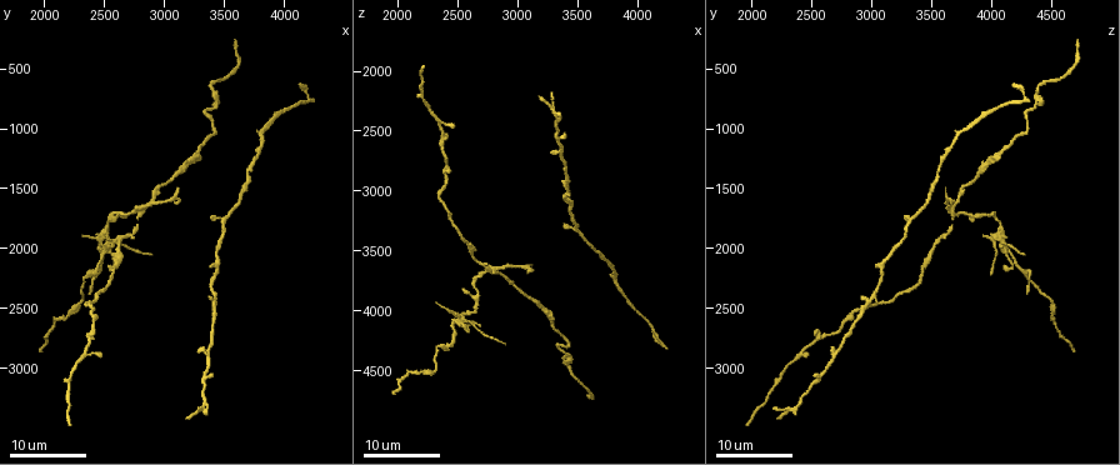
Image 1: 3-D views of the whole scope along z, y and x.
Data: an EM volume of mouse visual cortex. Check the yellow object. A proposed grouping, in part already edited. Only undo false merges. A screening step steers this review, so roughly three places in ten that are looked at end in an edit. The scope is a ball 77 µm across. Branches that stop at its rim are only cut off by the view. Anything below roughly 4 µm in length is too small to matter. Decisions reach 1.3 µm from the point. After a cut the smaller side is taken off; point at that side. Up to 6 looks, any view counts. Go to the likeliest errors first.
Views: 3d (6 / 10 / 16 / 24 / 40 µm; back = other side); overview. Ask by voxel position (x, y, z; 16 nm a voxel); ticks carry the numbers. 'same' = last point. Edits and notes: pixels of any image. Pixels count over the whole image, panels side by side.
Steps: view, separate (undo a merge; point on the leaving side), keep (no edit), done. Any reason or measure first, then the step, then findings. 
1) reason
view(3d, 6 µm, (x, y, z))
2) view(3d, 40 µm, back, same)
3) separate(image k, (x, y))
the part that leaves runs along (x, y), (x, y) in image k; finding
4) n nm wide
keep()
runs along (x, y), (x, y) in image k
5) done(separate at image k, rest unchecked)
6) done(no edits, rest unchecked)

calibre changes
view(3d, 16 µm, (3240, 1240, 4060))

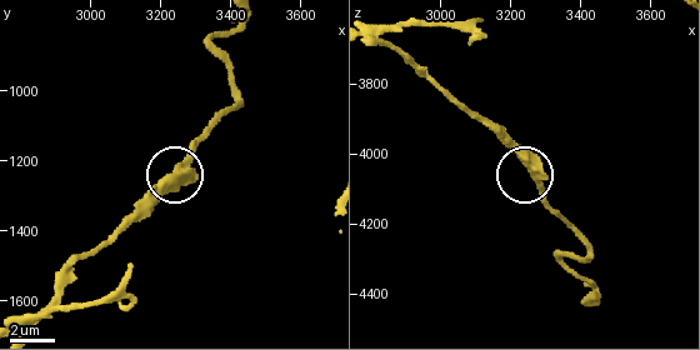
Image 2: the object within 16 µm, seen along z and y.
zoom in
view(3d, 6 µm, same)

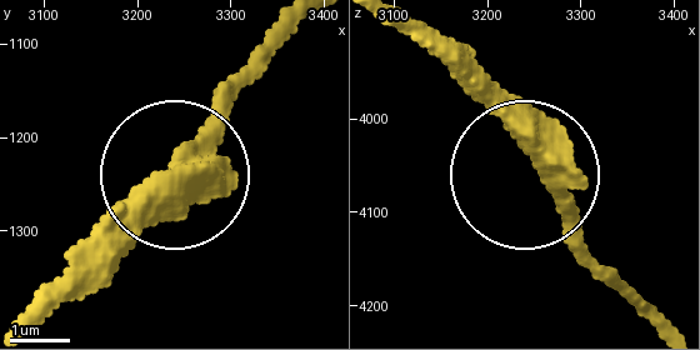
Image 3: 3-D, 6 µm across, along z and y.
keep()
runs along (403, 28), (523, 146), (578, 261) in image 3; one cell here

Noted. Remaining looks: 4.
three-way junction
view(3d, 24 µm, (2800, 1720, 3680))

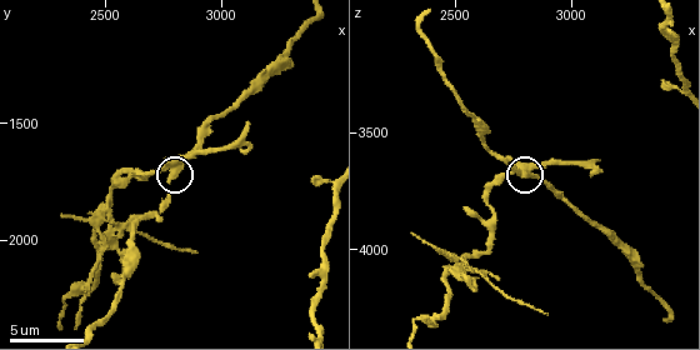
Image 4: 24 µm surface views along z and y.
view(3d, 6 µm, (2790, 1720, 3680))

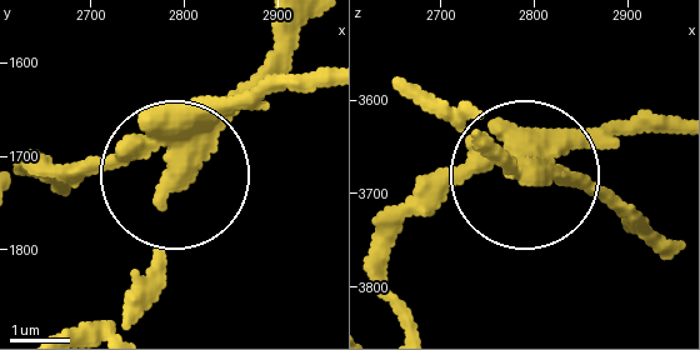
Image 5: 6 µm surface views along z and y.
side arm 35 µm
separate(image 5, (96, 158))
the part that leaves runs along (534, 158), (480, 168), (405, 233), (390, 263), (400, 323) in image 5; a second cell is stuck on

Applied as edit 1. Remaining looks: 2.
thick turns thin
view(3d, 16 µm, (2320, 2880, 2420))

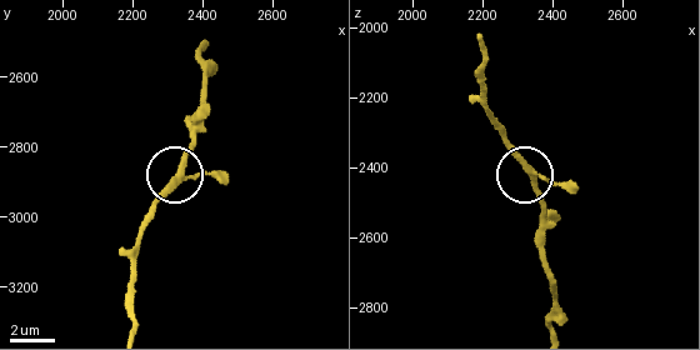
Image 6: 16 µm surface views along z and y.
view(3d, 6 µm, (2350, 2860, 2420))

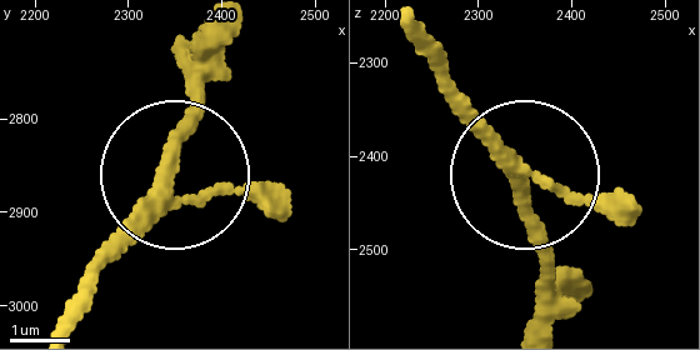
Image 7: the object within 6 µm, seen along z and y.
240 nm wide
keep()
runs along (546, 319), (546, 244), (523, 169), (448, 84) in image 7; one cell here

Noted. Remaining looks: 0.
done(separate at image 5, rest unchecked)

